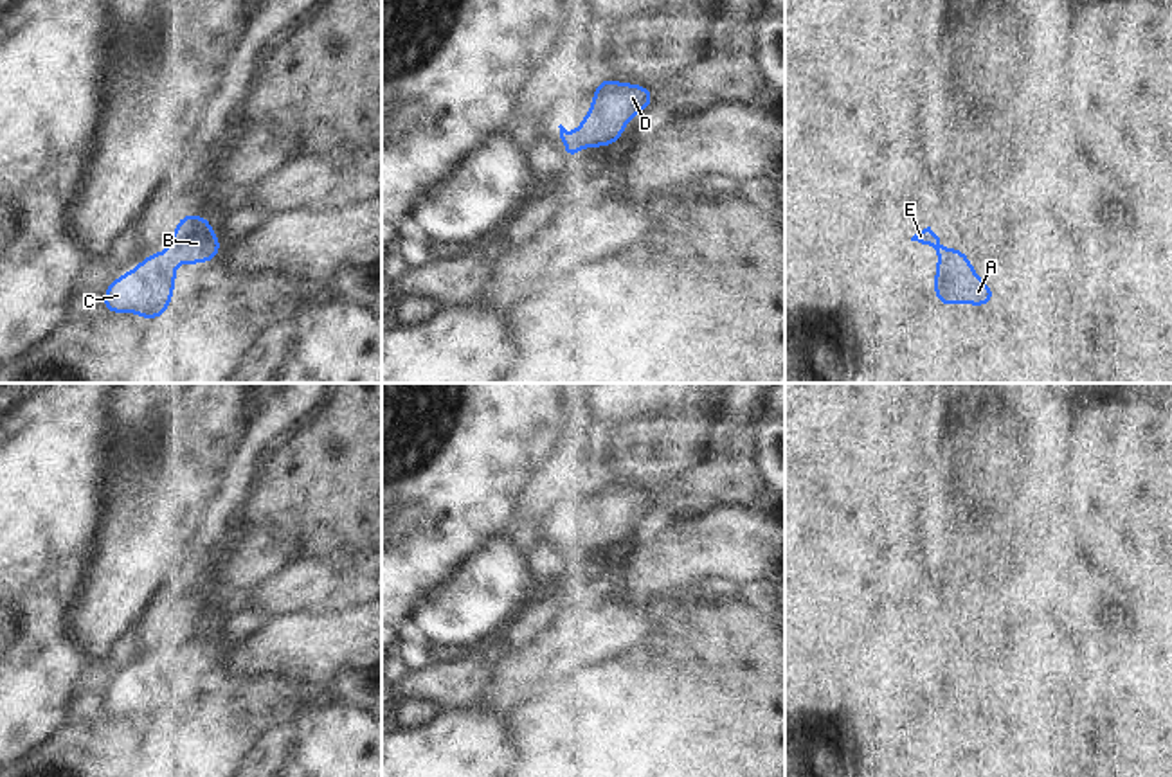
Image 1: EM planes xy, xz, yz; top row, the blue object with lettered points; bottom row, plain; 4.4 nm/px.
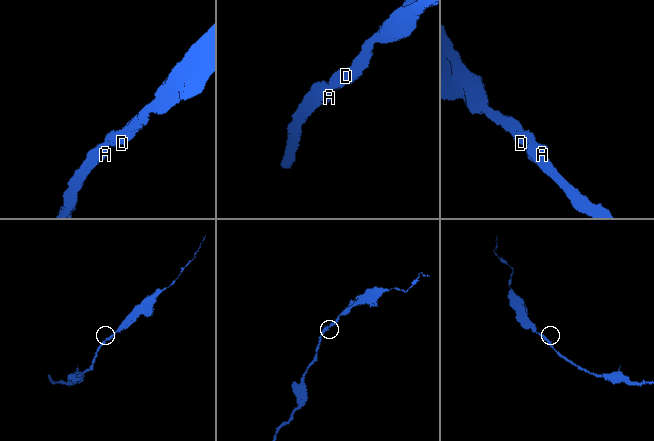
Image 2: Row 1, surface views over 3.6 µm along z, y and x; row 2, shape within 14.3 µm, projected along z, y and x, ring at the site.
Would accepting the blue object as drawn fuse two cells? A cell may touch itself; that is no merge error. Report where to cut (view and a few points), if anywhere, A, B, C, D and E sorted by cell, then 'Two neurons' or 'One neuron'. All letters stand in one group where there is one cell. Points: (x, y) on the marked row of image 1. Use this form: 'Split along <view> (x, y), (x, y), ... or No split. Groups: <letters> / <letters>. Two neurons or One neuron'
No split. Groups: A B C D E. One neuron.

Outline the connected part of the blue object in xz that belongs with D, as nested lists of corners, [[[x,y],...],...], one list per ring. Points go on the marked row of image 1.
[[[605,76],[592,92],[591,108],[578,130],[571,133],[558,126],[565,156],[574,160],[581,147],[618,144],[628,121],[646,112],[654,94],[643,85],[612,81]]]

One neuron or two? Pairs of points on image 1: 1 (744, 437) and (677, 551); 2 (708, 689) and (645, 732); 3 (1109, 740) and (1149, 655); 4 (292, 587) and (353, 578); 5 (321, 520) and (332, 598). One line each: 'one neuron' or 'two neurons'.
1: two neurons
2: one neuron
3: one neuron
4: one neuron
5: two neurons

